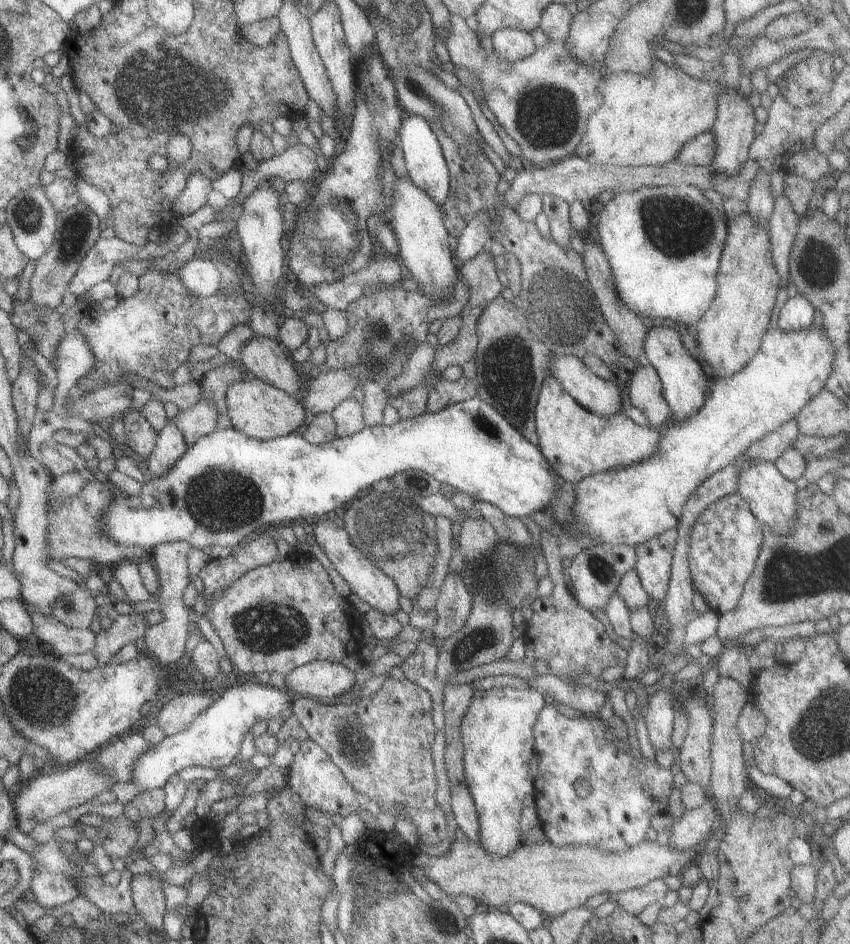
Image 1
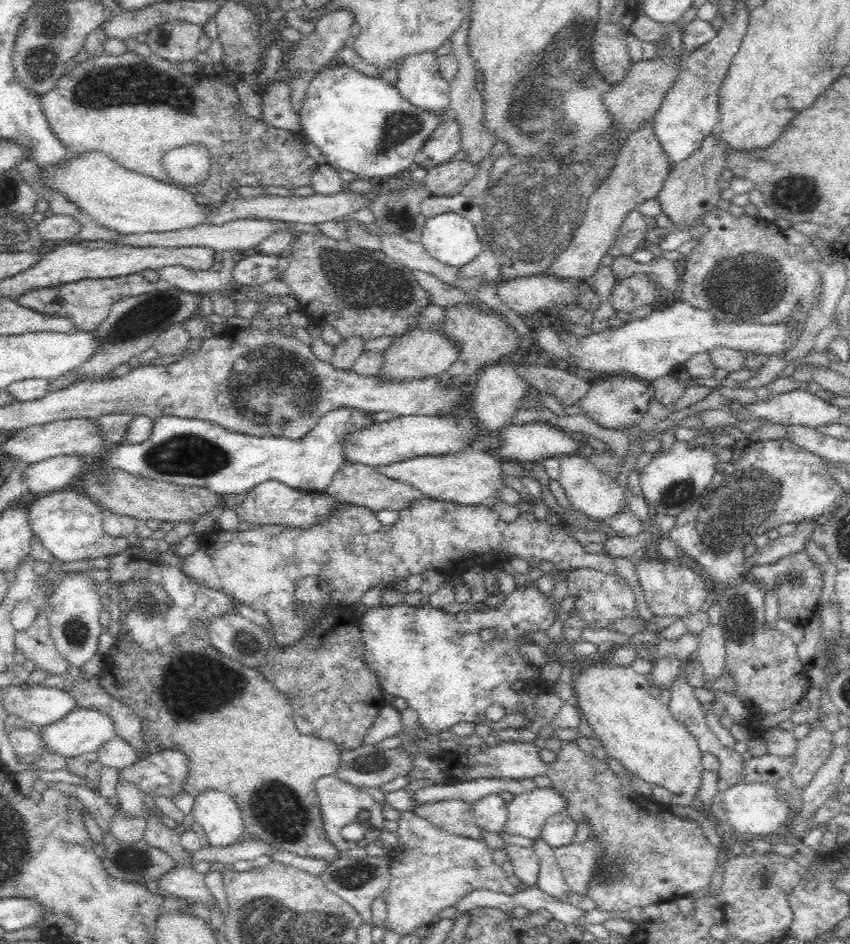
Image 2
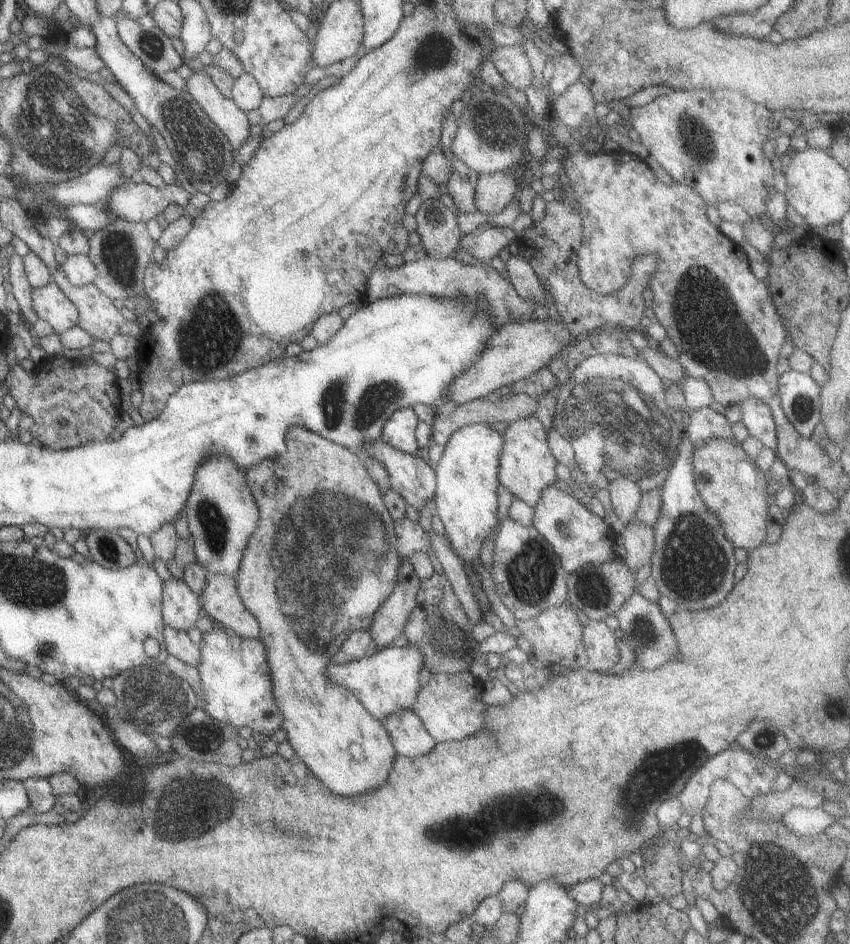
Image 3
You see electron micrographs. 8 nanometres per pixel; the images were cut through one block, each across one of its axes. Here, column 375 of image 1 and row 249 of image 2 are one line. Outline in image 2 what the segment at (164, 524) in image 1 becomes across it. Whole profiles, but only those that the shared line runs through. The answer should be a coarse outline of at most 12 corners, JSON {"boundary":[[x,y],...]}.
{"boundary":[[454,212],[426,219],[419,242],[454,269],[484,247]]}

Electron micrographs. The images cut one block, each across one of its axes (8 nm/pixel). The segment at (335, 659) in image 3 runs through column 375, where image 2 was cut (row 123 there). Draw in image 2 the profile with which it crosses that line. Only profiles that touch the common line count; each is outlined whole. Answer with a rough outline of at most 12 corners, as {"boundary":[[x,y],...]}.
{"boundary":[[648,120],[546,275],[592,277],[671,168]]}

